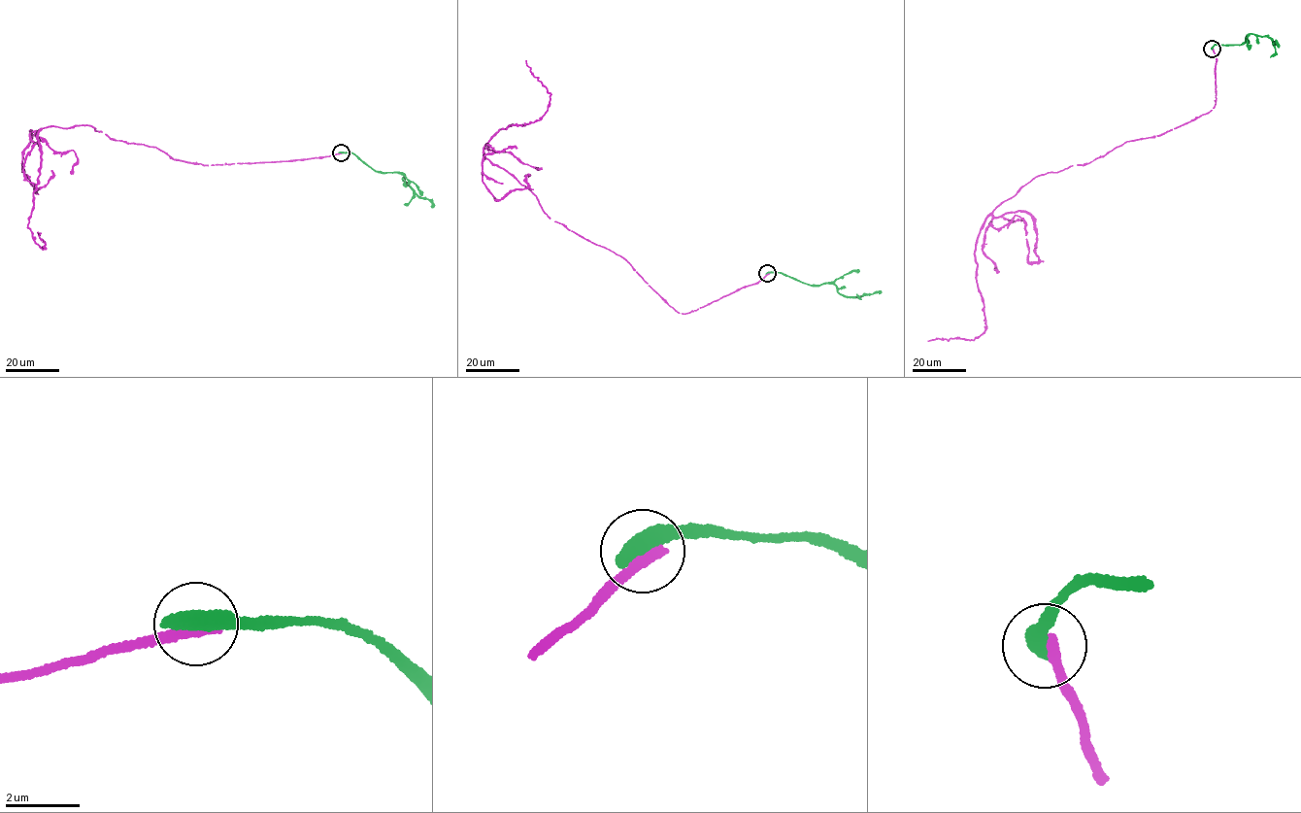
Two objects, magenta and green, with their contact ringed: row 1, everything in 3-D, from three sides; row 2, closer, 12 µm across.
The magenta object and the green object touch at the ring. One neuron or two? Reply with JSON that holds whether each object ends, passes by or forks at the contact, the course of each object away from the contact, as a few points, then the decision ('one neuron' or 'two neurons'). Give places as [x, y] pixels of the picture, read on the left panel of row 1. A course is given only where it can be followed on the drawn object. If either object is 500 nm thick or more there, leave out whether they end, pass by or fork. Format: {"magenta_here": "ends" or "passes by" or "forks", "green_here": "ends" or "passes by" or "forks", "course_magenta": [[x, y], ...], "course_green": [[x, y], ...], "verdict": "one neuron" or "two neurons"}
{"course_magenta": [[341, 152], [205, 164], [90, 125], [50, 125], [38, 134], [27, 224], [45, 248], [38, 232]], "course_green": [[341, 152], [355, 154], [374, 170], [404, 174], [404, 181], [417, 194], [430, 201], [432, 208]], "verdict": "two neurons"}

